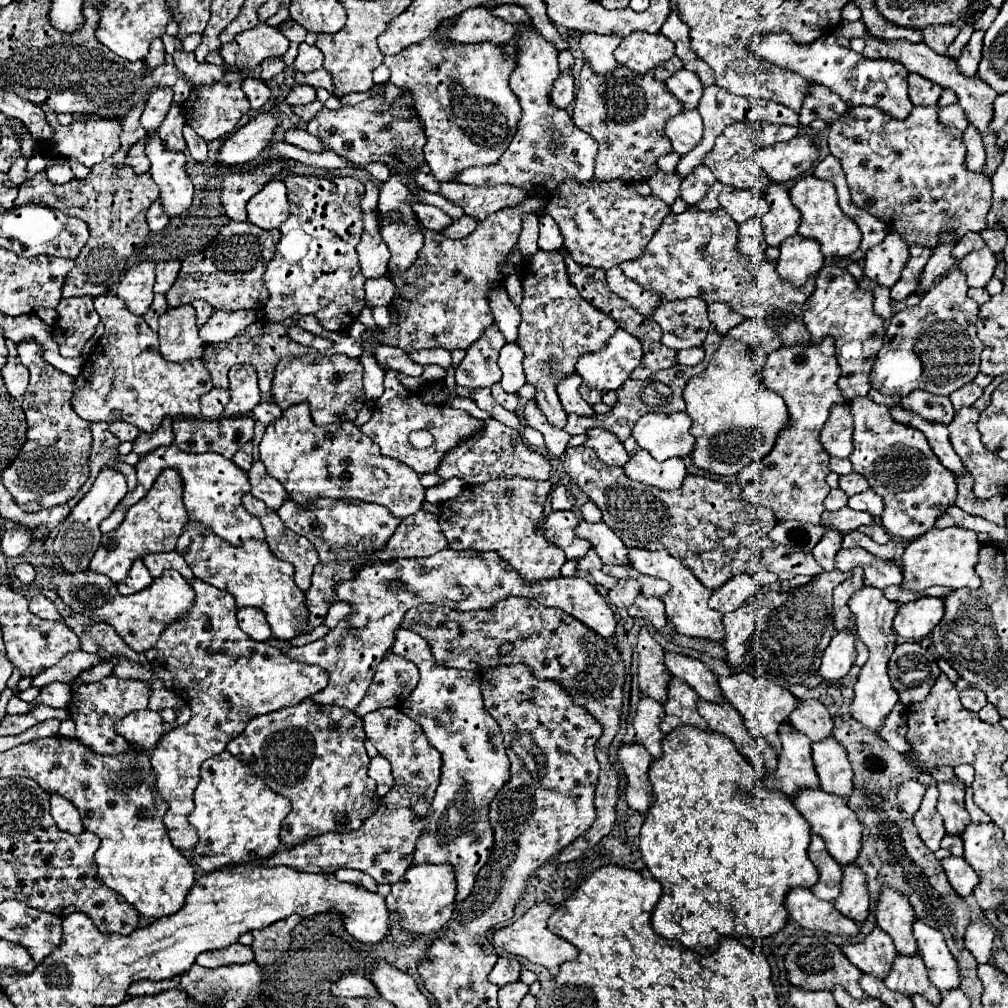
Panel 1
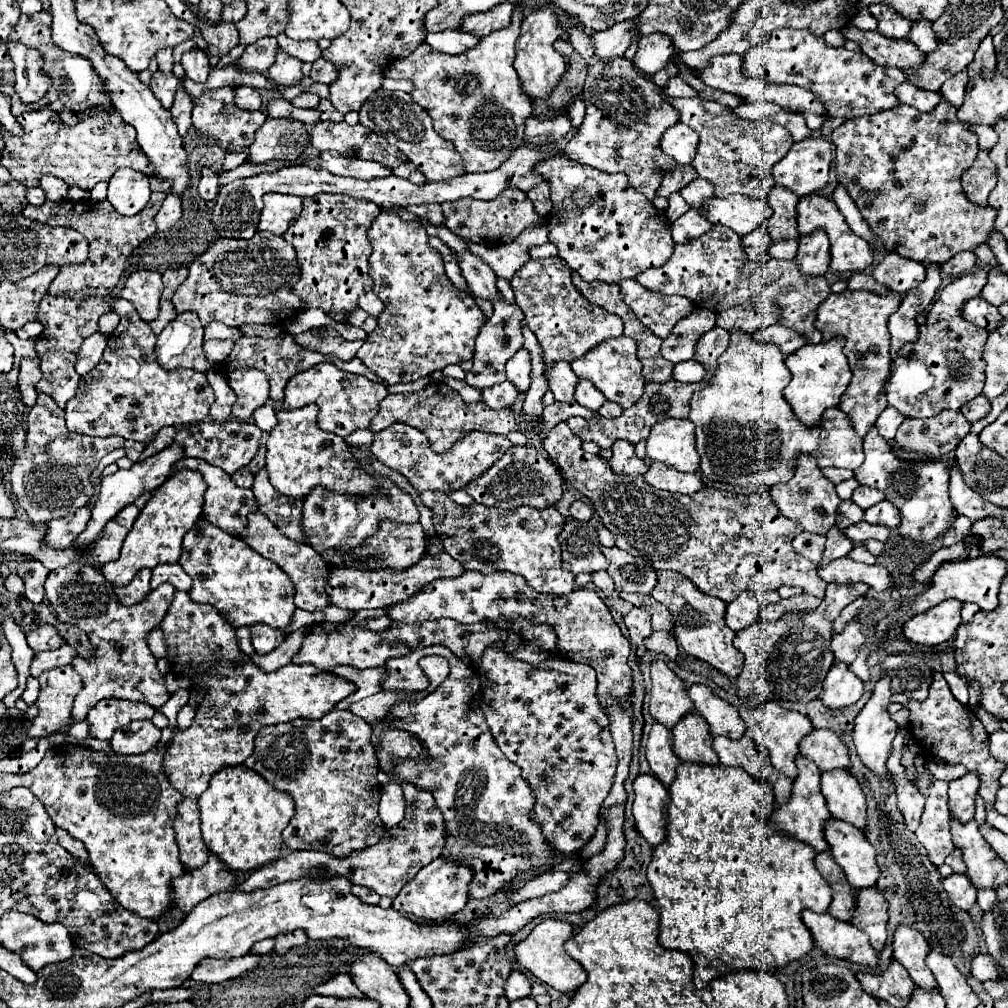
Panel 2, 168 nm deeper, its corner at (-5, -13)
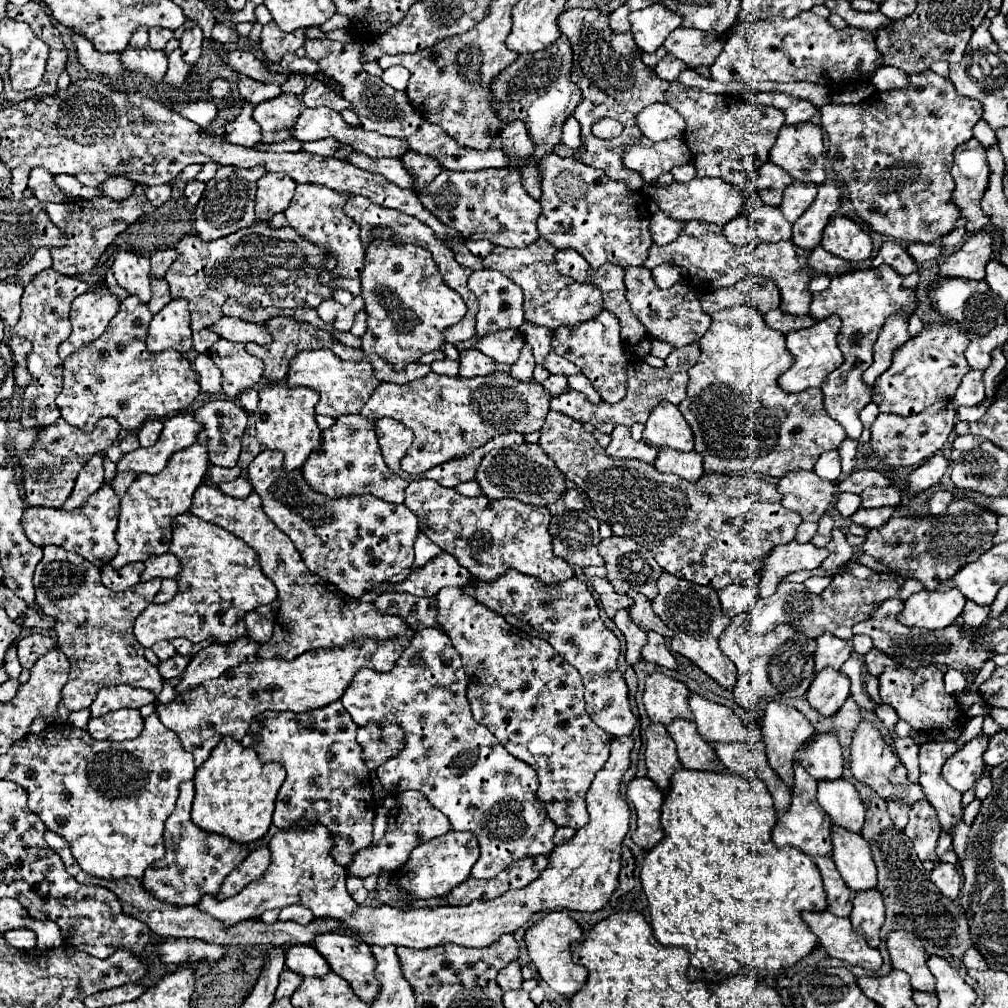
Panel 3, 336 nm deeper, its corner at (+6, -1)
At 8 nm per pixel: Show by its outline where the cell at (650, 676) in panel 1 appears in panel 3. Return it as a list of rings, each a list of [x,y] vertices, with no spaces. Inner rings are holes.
[[[653,672],[645,680],[643,704],[651,722],[661,722],[663,726],[669,726],[675,718],[693,720],[687,696],[687,686],[677,678],[665,676],[663,672]]]

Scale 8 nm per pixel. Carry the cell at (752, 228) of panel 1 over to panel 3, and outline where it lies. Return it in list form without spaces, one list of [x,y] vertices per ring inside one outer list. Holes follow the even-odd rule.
[[[739,214],[731,222],[727,222],[723,226],[723,234],[731,244],[759,244],[759,238],[753,226],[749,226],[749,218],[745,218],[745,214]]]

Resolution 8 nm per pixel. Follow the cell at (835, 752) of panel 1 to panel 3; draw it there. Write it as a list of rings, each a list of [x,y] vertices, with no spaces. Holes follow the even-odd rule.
[[[847,778],[821,780],[817,800],[821,808],[831,816],[833,824],[839,824],[853,832],[861,830],[865,820],[865,808],[859,792]]]

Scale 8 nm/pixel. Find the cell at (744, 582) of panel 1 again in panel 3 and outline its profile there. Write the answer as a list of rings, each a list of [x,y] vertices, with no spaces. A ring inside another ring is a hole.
[[[731,584],[719,590],[719,602],[725,616],[733,618],[739,612],[749,610],[749,606],[757,600],[757,588],[749,588],[745,584]]]

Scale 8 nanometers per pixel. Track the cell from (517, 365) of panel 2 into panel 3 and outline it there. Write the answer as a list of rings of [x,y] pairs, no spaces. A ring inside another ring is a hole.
[[[499,330],[497,334],[491,334],[489,338],[481,338],[481,342],[477,342],[477,350],[507,366],[513,366],[517,362],[521,348],[523,338],[519,330]]]

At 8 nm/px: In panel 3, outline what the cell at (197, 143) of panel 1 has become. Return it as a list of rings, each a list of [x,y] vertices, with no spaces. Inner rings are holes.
[[[189,180],[187,186],[185,186],[185,196],[187,196],[187,200],[189,200],[191,204],[197,204],[199,198],[201,198],[201,194],[203,194],[203,190],[205,190],[205,184],[203,184],[203,182],[199,182],[199,180]]]

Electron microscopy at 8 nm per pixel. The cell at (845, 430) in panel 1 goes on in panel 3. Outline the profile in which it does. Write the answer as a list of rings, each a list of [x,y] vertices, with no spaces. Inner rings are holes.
[[[731,306],[731,308],[725,308],[725,310],[715,312],[711,318],[713,318],[713,322],[711,322],[709,330],[707,330],[705,336],[699,340],[701,356],[699,356],[697,364],[689,370],[687,398],[679,404],[681,414],[685,416],[685,420],[689,422],[691,430],[693,430],[693,436],[695,436],[695,452],[699,452],[699,454],[703,456],[705,474],[709,474],[709,472],[717,472],[717,474],[737,474],[737,472],[753,470],[753,472],[763,474],[763,476],[779,478],[781,474],[785,474],[785,472],[789,472],[789,470],[797,470],[797,468],[811,470],[811,468],[815,466],[815,462],[817,462],[817,458],[819,458],[821,452],[837,450],[847,436],[845,436],[845,430],[841,430],[841,424],[835,422],[833,418],[829,418],[829,414],[825,412],[823,392],[821,392],[819,388],[809,388],[809,390],[799,392],[799,394],[787,394],[787,392],[783,392],[783,390],[777,386],[777,376],[779,376],[783,370],[787,370],[789,364],[793,362],[793,360],[791,360],[791,354],[787,354],[787,350],[785,350],[785,336],[783,336],[781,332],[775,332],[773,328],[765,326],[763,314],[761,314],[759,310],[749,310],[749,306]]]

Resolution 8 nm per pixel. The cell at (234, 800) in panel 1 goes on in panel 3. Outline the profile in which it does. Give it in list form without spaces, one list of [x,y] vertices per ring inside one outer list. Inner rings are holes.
[[[223,738],[209,760],[197,768],[195,800],[191,820],[205,832],[231,838],[237,844],[251,844],[263,838],[271,826],[273,804],[285,780],[285,768],[263,764],[253,748],[243,748],[233,738]]]

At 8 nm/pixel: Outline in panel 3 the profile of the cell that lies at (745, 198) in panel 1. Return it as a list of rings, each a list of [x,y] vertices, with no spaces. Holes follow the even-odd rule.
[[[693,178],[687,184],[677,184],[673,182],[671,186],[653,186],[651,196],[659,202],[661,210],[669,214],[671,218],[677,220],[699,220],[699,222],[713,222],[713,224],[725,224],[733,220],[735,216],[741,214],[743,202],[745,202],[745,192],[733,184],[723,182],[721,178]]]

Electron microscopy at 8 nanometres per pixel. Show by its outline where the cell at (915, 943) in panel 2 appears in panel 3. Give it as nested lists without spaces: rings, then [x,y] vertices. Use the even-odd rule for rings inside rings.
[[[893,930],[887,936],[887,950],[893,962],[891,966],[907,972],[911,976],[911,986],[915,990],[923,990],[923,992],[935,990],[935,978],[925,964],[927,960],[925,948],[913,934],[905,930]]]

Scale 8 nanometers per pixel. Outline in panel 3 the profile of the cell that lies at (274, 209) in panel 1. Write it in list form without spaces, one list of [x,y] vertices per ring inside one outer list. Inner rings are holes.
[[[265,174],[257,182],[257,196],[255,196],[255,214],[259,220],[267,222],[273,214],[285,212],[297,182],[293,182],[285,174]]]

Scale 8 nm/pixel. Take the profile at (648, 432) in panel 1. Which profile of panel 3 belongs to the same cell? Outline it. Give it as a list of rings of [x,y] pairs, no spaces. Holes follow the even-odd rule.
[[[659,402],[653,408],[653,414],[649,416],[649,420],[645,422],[645,430],[643,430],[643,442],[655,448],[673,448],[679,452],[691,452],[693,450],[693,432],[689,428],[689,424],[685,422],[685,418],[679,414],[679,408],[671,402]]]

